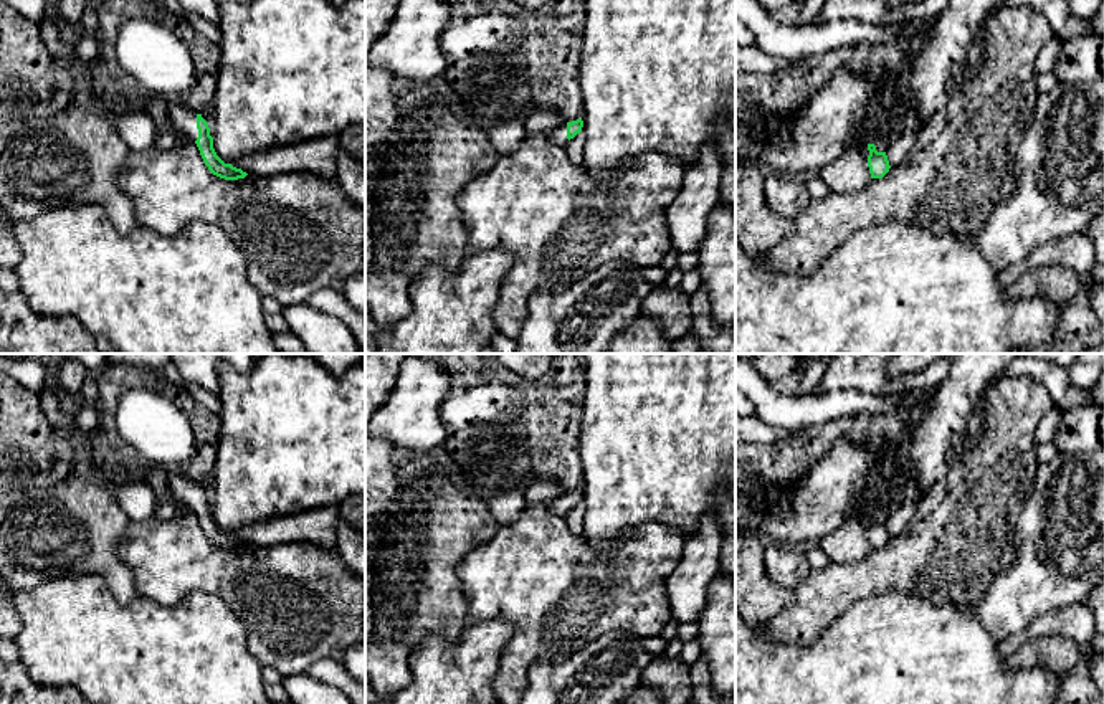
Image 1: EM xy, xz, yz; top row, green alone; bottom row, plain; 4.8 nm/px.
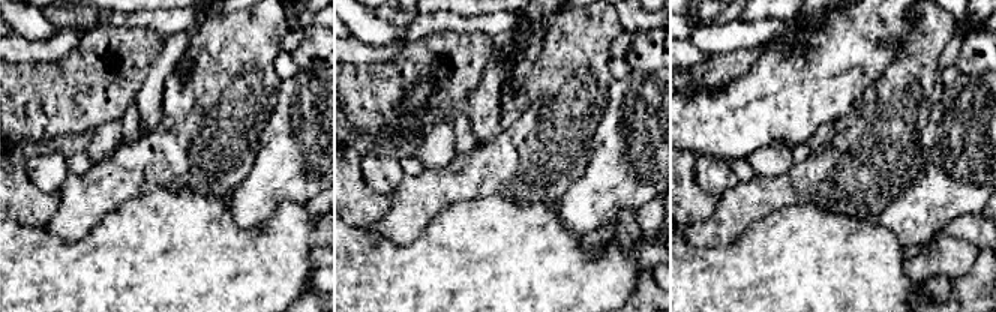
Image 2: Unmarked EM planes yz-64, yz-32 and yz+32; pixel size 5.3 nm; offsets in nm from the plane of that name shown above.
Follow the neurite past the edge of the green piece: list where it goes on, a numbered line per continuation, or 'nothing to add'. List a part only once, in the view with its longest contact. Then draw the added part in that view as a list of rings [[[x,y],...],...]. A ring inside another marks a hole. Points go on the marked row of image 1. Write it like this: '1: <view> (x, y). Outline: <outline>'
1: xy (184, 118). Outline: [[[175,101],[169,104],[170,119],[174,127],[185,132],[187,137],[195,142],[198,137],[197,112],[185,104],[185,101]]]

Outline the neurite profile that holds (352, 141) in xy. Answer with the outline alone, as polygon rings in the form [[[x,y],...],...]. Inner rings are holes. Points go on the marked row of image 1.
[[[355,126],[337,136],[339,145],[365,165],[365,127]]]

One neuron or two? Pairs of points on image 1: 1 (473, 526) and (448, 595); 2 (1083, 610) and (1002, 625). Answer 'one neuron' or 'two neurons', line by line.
1: one neuron
2: two neurons

